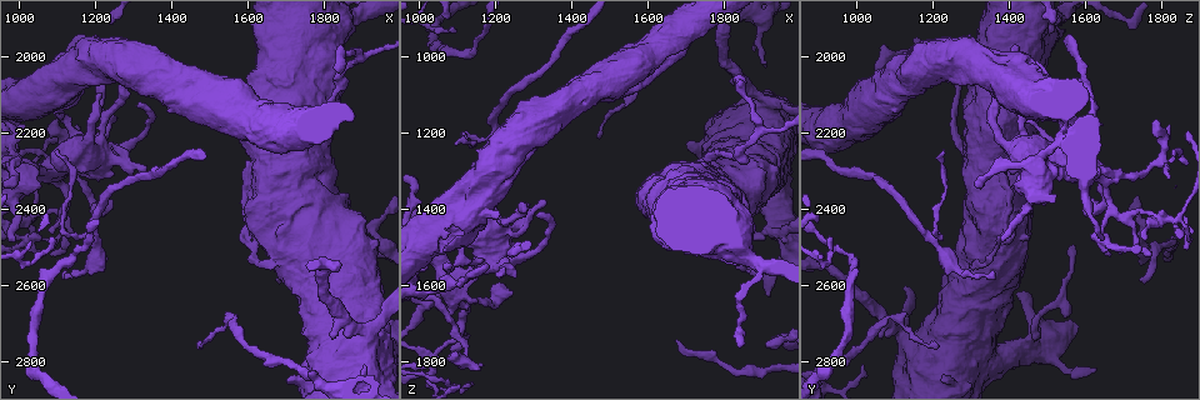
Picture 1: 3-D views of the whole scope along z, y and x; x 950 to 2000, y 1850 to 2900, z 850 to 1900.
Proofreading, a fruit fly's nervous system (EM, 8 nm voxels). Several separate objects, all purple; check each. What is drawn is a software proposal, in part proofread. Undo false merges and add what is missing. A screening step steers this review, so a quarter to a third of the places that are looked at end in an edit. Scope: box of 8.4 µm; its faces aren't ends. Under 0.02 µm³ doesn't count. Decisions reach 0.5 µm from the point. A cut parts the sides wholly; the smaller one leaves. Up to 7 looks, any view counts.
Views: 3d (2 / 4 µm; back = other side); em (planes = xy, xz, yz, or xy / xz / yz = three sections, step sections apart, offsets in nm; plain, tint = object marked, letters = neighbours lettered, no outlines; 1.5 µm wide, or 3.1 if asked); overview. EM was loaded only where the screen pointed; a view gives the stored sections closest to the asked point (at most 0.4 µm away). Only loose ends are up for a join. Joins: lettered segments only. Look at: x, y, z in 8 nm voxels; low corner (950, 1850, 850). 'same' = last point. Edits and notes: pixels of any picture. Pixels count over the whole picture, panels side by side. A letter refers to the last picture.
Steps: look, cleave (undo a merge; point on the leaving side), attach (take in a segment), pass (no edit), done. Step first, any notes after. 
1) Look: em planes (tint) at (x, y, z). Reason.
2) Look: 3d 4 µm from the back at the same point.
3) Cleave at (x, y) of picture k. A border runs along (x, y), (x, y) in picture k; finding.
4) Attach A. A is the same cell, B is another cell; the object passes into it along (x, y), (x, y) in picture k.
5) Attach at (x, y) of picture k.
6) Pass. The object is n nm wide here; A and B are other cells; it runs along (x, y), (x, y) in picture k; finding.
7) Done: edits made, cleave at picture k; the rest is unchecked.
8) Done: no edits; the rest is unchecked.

Look: em planes (letters) at (1470, 2760, 1220). Thin end.

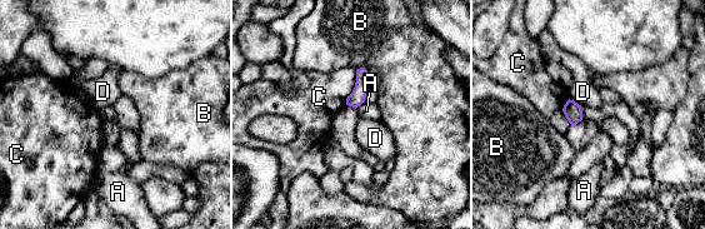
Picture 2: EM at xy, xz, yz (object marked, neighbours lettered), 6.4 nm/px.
Pass. A, B, C and D are other cells; a border runs along (364, 101), (355, 108) in picture 2; no lettered segment goes on from it.

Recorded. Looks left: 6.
Look: em xy step 8 (letters) at (1915, 2815, 1620). Free end.

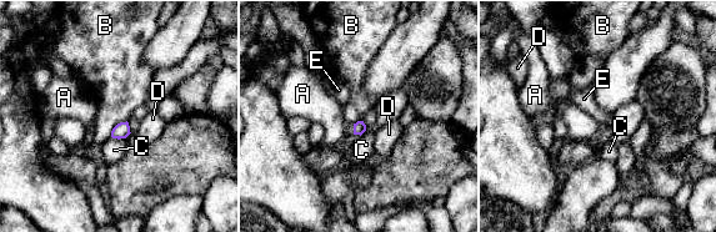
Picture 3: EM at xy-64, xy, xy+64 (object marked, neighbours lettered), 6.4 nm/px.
Attach A. A is the same cell, B, C, D and E are other cells; the object passes into it along (359, 127), (354, 130), (323, 109) in picture 3; the neuron continues.

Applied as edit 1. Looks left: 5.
Done: edits made, attach at picture 3; the rest is unchecked.

